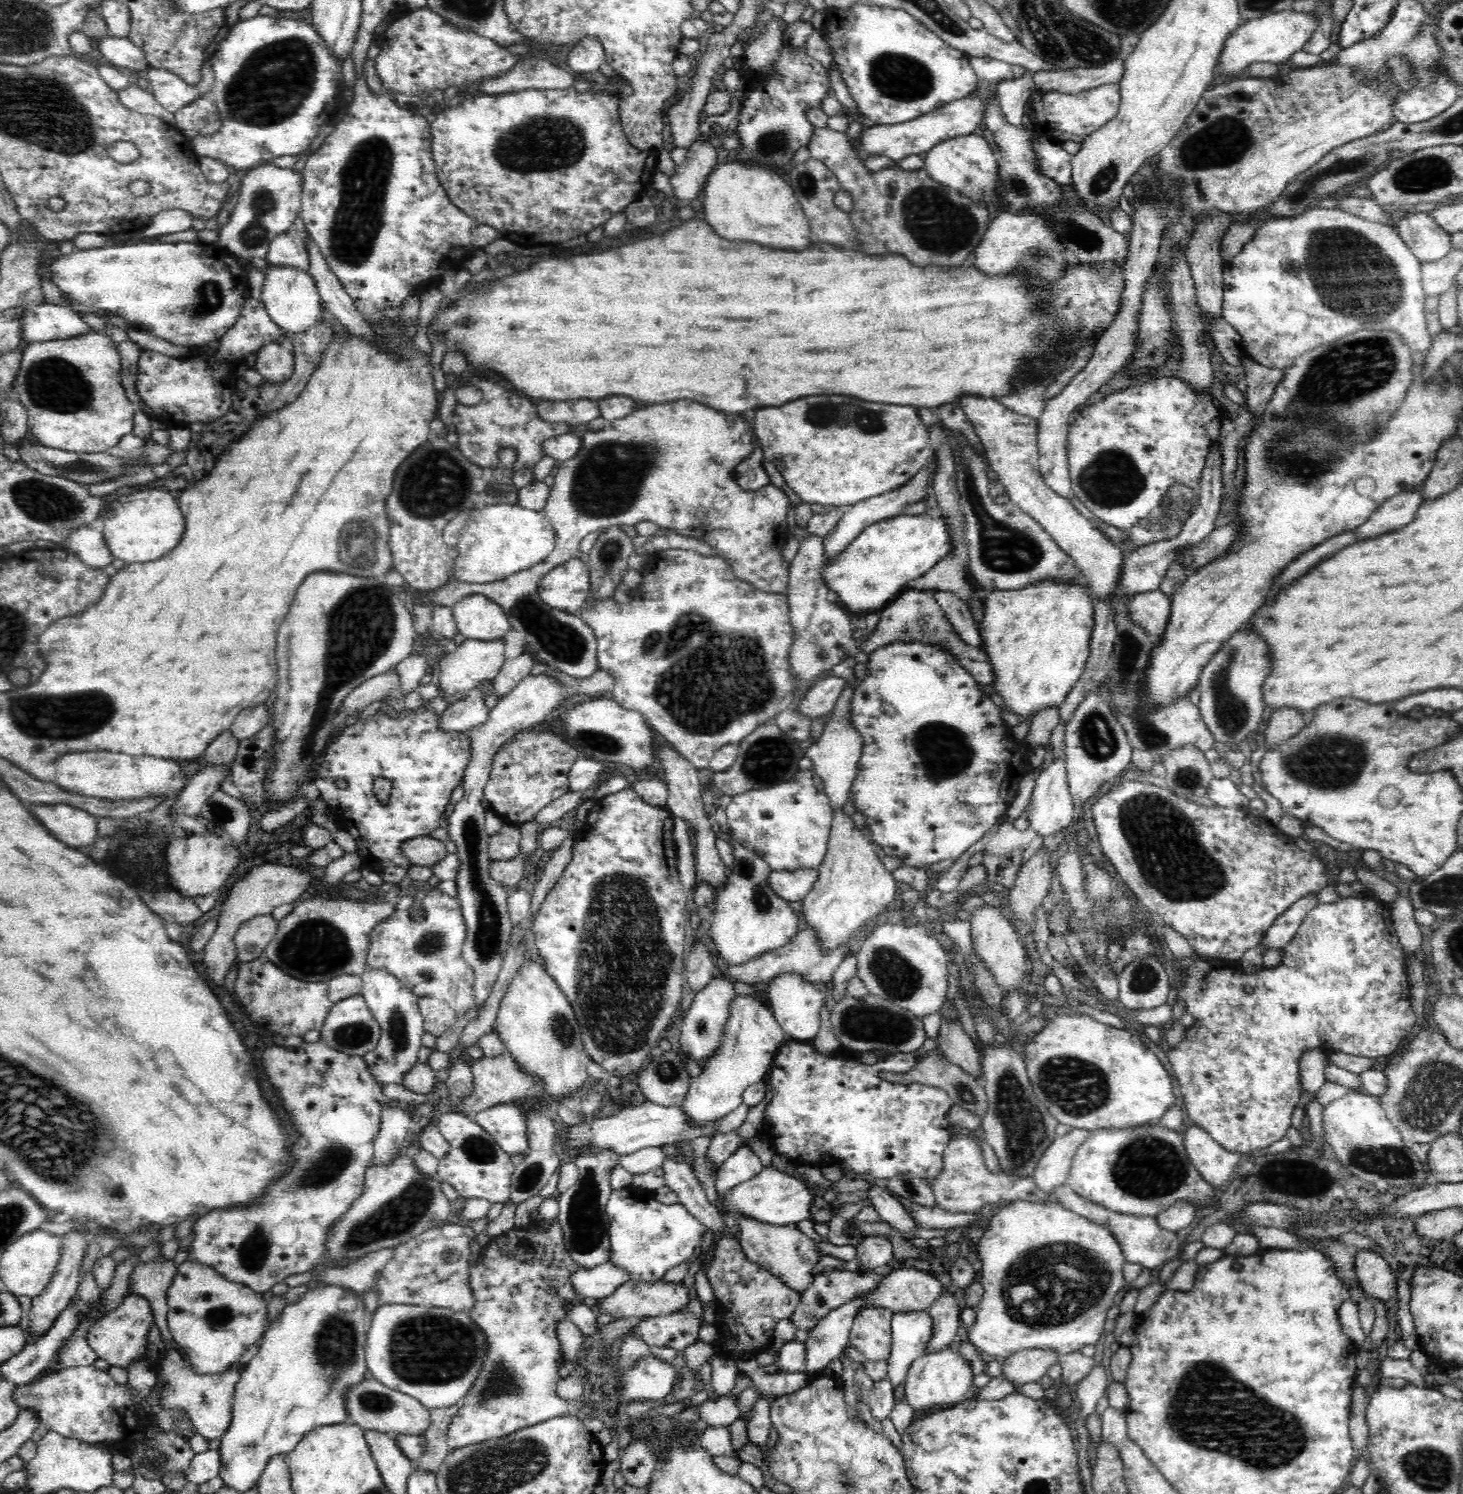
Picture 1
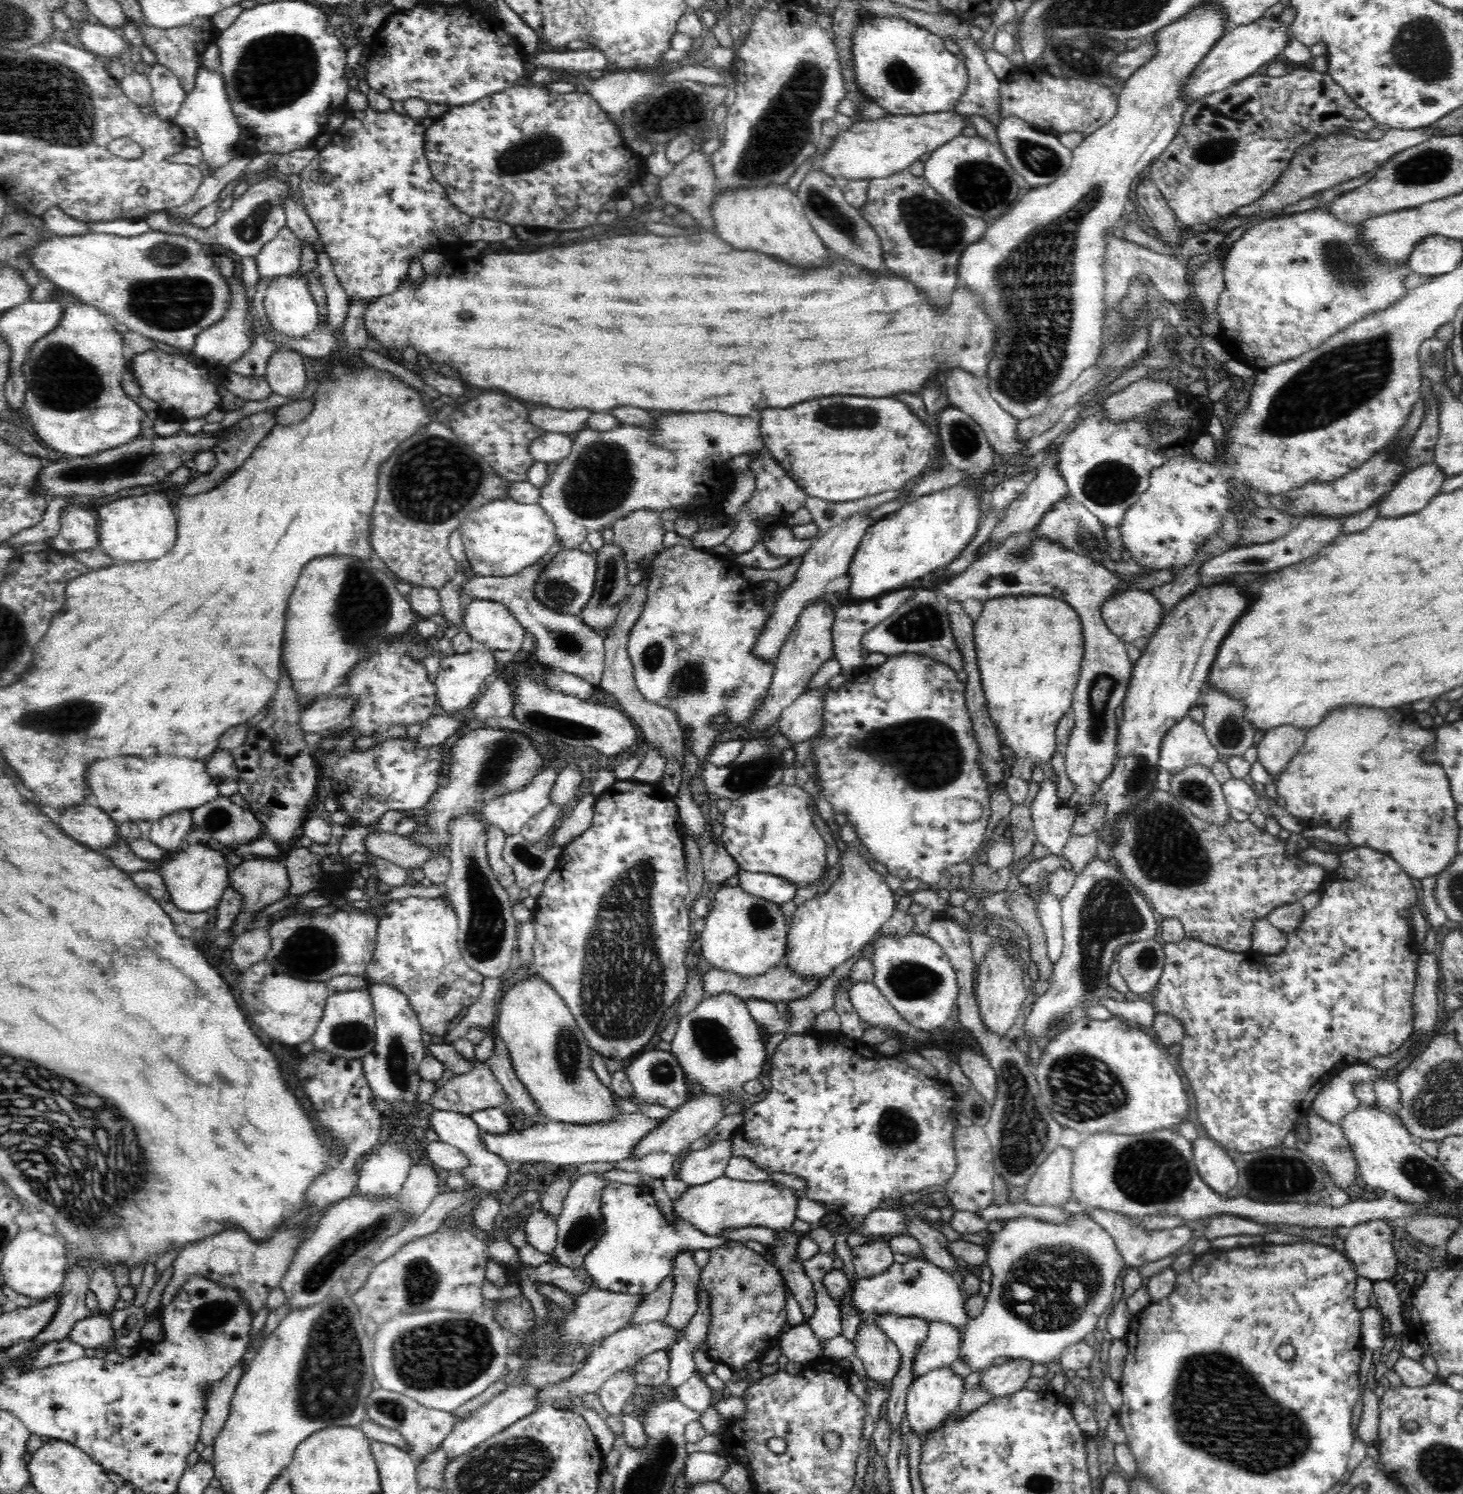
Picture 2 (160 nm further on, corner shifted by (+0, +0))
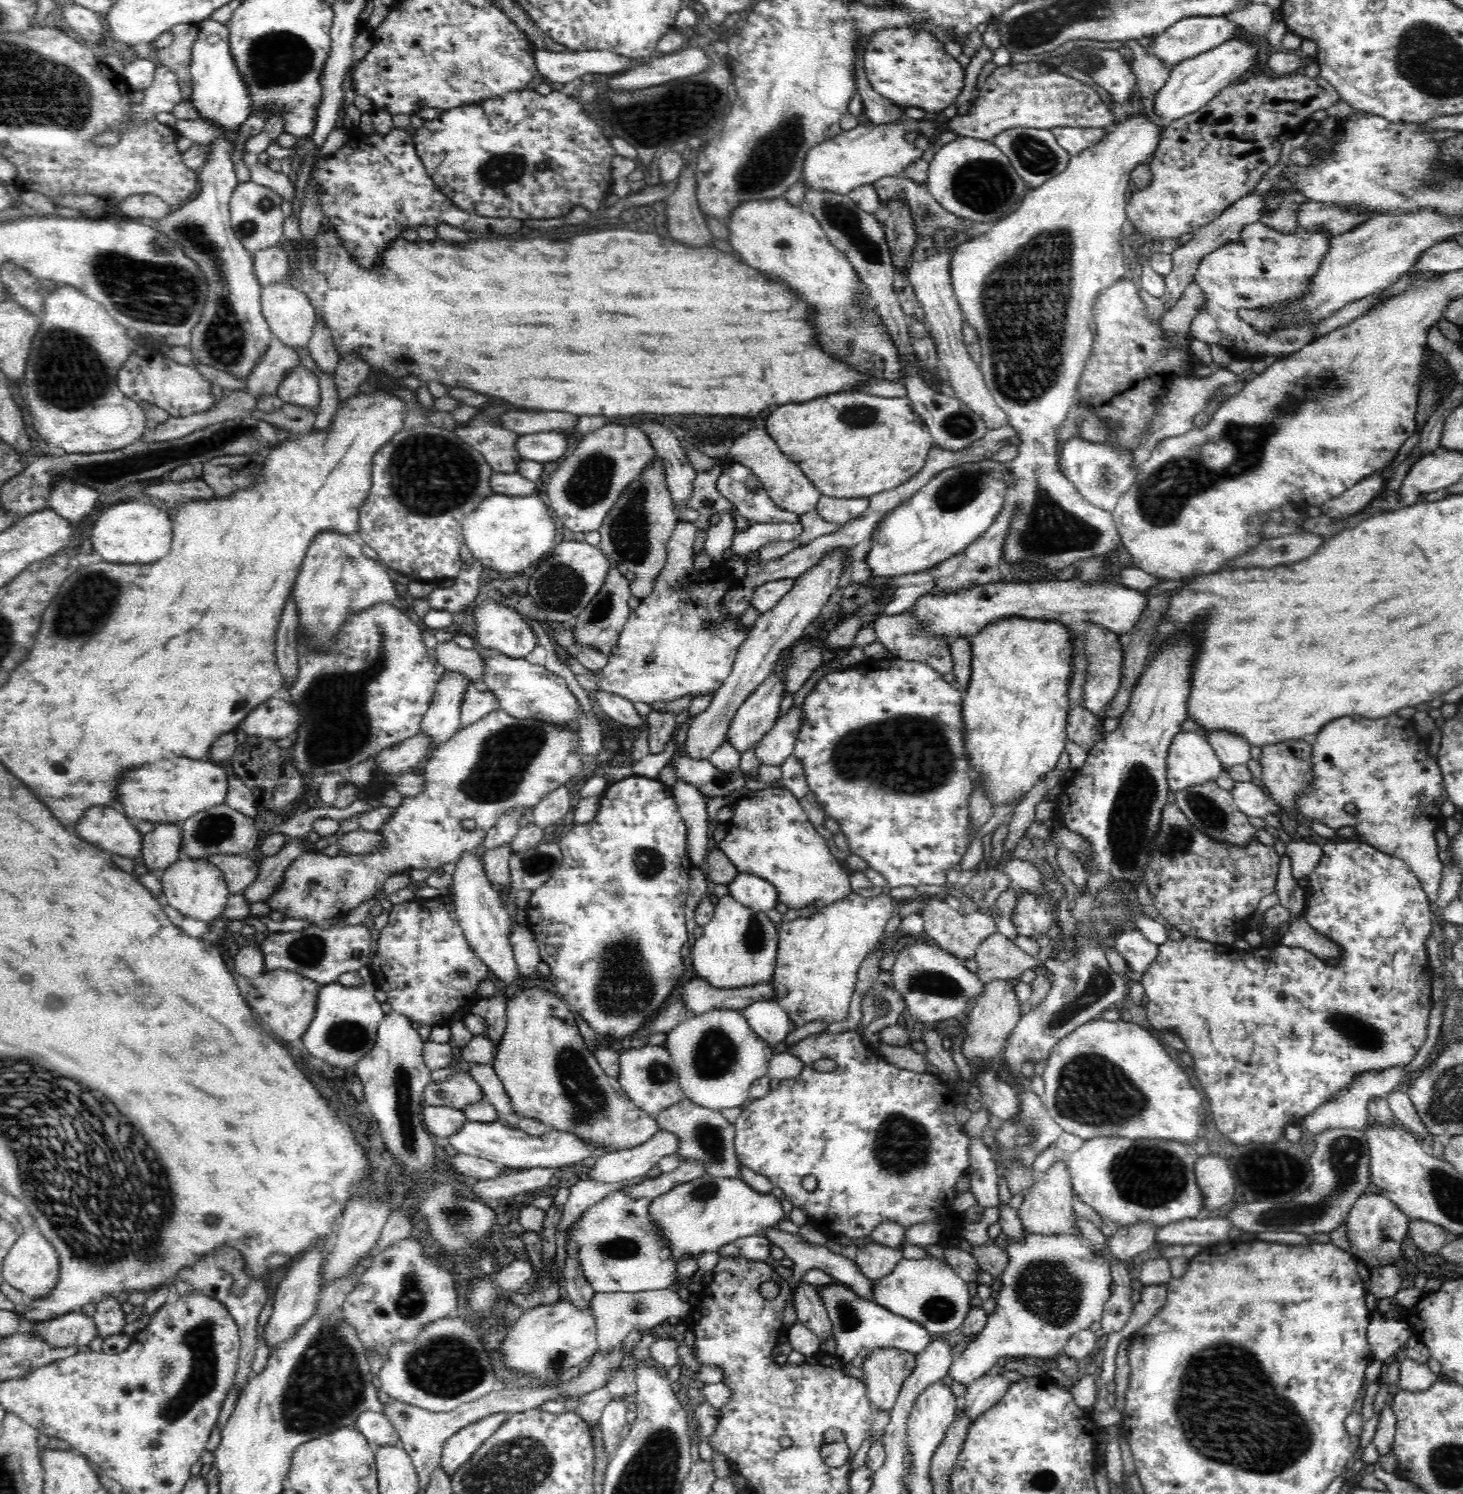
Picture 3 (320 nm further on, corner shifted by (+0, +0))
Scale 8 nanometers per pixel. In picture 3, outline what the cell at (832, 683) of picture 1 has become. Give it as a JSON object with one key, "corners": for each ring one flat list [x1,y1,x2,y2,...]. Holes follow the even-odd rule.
{"corners":[[791,707,755,746,756,761,760,765,781,766,792,754,802,721,802,709]]}

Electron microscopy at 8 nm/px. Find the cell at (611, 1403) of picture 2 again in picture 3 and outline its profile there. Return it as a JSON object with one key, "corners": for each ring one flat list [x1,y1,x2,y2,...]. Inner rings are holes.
{"corners":[[624,1397,612,1398,604,1407,598,1427,601,1430,603,1445,608,1455,612,1455,623,1439,620,1436,622,1436,622,1430,627,1423,628,1407,629,1405,624,1401]]}

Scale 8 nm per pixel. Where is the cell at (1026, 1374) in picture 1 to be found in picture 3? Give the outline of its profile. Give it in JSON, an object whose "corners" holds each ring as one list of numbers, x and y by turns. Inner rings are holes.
{"corners":[[999,1373,996,1376,985,1375,972,1382,961,1399,961,1408,967,1414,968,1425,1002,1399,1010,1386,1012,1383]]}

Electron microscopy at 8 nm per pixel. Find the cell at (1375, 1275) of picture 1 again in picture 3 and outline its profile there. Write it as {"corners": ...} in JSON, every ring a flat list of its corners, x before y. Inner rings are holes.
{"corners":[[1370,1190,1356,1200,1347,1218,1347,1235,1352,1253,1367,1268,1394,1265,1403,1255,1402,1244,1408,1236,1411,1221,1412,1218,1404,1214,1387,1194]]}

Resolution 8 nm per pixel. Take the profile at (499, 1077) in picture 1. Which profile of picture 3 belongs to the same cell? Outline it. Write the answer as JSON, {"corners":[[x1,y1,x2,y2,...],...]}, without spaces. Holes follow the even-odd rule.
{"corners":[[469,1073,450,1074,442,1082,431,1080,423,1092,423,1102,427,1106,449,1106,460,1110,483,1098,480,1085]]}

